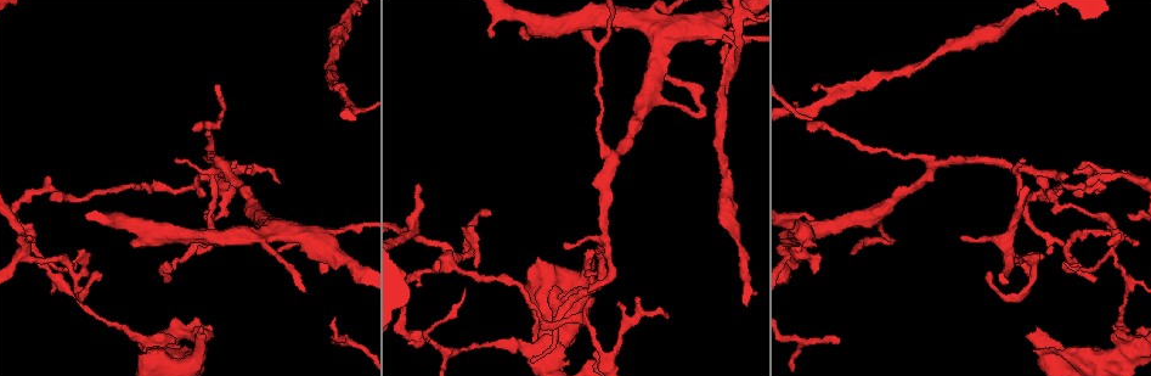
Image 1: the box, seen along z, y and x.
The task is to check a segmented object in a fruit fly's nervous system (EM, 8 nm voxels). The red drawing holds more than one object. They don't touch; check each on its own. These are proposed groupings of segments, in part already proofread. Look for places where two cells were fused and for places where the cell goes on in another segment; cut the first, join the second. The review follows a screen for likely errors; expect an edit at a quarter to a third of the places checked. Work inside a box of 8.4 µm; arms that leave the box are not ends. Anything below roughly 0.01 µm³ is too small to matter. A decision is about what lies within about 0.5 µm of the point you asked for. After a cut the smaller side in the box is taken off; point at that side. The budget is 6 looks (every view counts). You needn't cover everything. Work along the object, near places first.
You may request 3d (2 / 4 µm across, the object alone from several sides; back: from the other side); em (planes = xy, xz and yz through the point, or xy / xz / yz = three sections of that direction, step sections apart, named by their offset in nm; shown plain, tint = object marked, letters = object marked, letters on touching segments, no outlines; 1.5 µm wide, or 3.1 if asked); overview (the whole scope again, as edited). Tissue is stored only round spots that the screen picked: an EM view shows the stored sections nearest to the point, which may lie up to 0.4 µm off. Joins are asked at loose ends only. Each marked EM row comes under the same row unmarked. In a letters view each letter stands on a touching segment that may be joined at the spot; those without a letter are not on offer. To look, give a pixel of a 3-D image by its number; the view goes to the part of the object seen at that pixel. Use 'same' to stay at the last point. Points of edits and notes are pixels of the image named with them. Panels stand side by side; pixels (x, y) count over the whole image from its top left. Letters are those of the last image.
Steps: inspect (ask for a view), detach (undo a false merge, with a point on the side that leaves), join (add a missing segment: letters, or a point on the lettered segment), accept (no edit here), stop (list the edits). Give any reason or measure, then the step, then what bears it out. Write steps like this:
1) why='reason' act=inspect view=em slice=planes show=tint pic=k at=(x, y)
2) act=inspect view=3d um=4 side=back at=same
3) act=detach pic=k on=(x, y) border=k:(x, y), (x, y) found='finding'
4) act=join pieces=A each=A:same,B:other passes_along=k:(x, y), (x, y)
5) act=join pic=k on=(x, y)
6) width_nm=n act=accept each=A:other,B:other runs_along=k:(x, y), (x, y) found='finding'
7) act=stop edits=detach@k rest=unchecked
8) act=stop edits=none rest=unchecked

why='an open end' act=inspect view=3d um=4 pic=1 at=(591, 261)

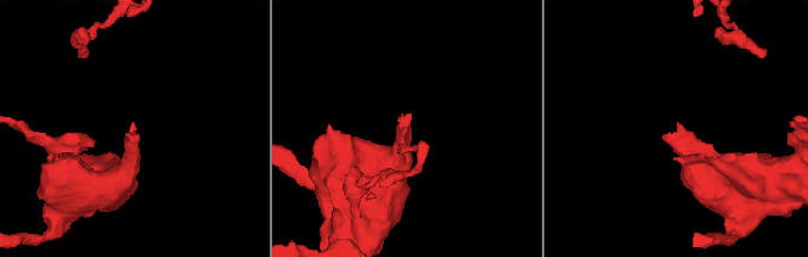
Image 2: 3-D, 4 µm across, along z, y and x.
why='now the EM' act=inspect view=em slice=yz step=8 show=letters pic=2 at=(678, 125)

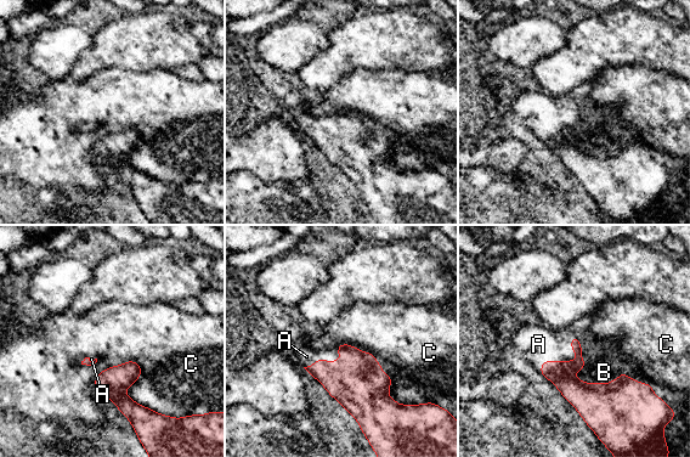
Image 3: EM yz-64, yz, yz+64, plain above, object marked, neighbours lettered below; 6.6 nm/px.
act=join pieces=A each=A:same,B:other,C:other passes_along=3:(581, 395), (565, 361), (538, 344) found='it goes on there'

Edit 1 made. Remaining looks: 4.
why='tapers out' act=inspect view=3d um=4 pic=1 at=(1042, 254)

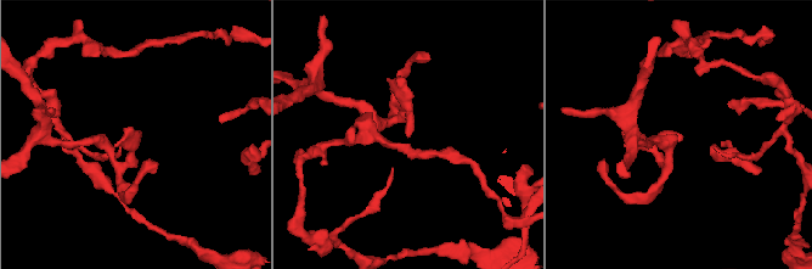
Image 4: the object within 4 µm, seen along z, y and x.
why='now the EM' act=inspect view=em slice=yz step=4 show=tint pic=4 at=(141, 133)

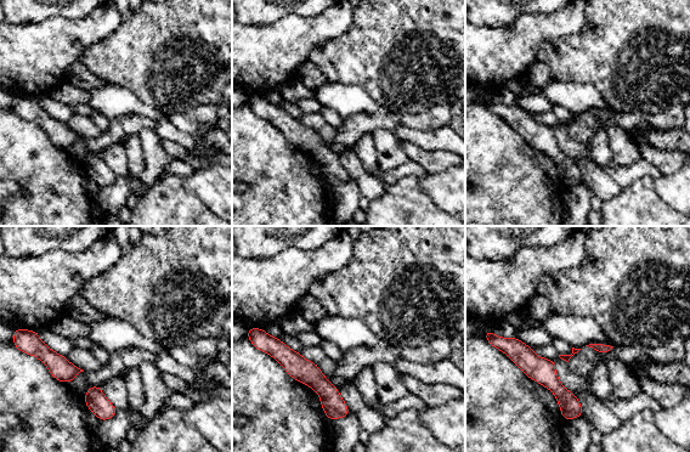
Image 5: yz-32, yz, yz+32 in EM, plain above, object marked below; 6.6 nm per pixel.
why='another direction' act=inspect view=em slice=xy step=8 show=letters at=same

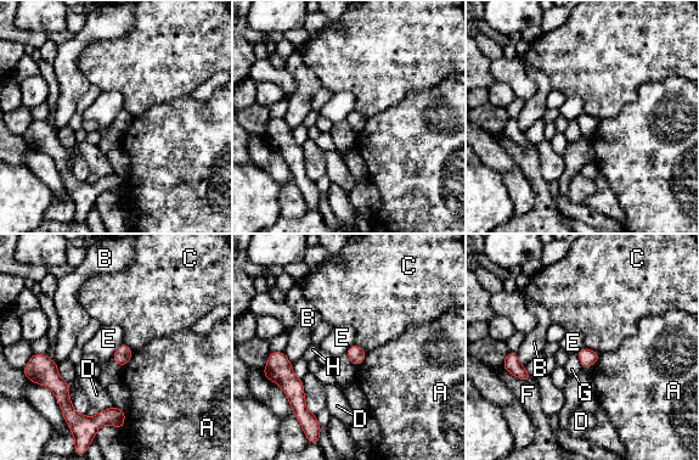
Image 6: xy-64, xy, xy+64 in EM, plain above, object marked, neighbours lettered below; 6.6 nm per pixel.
act=accept each=A:other,B:other,C:other,D:other,E:other,F:other,G:other,H:other border=6:(584, 346), (598, 354) found='none of them fits'

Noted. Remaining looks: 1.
act=stop edits=join@3 rest=unchecked

